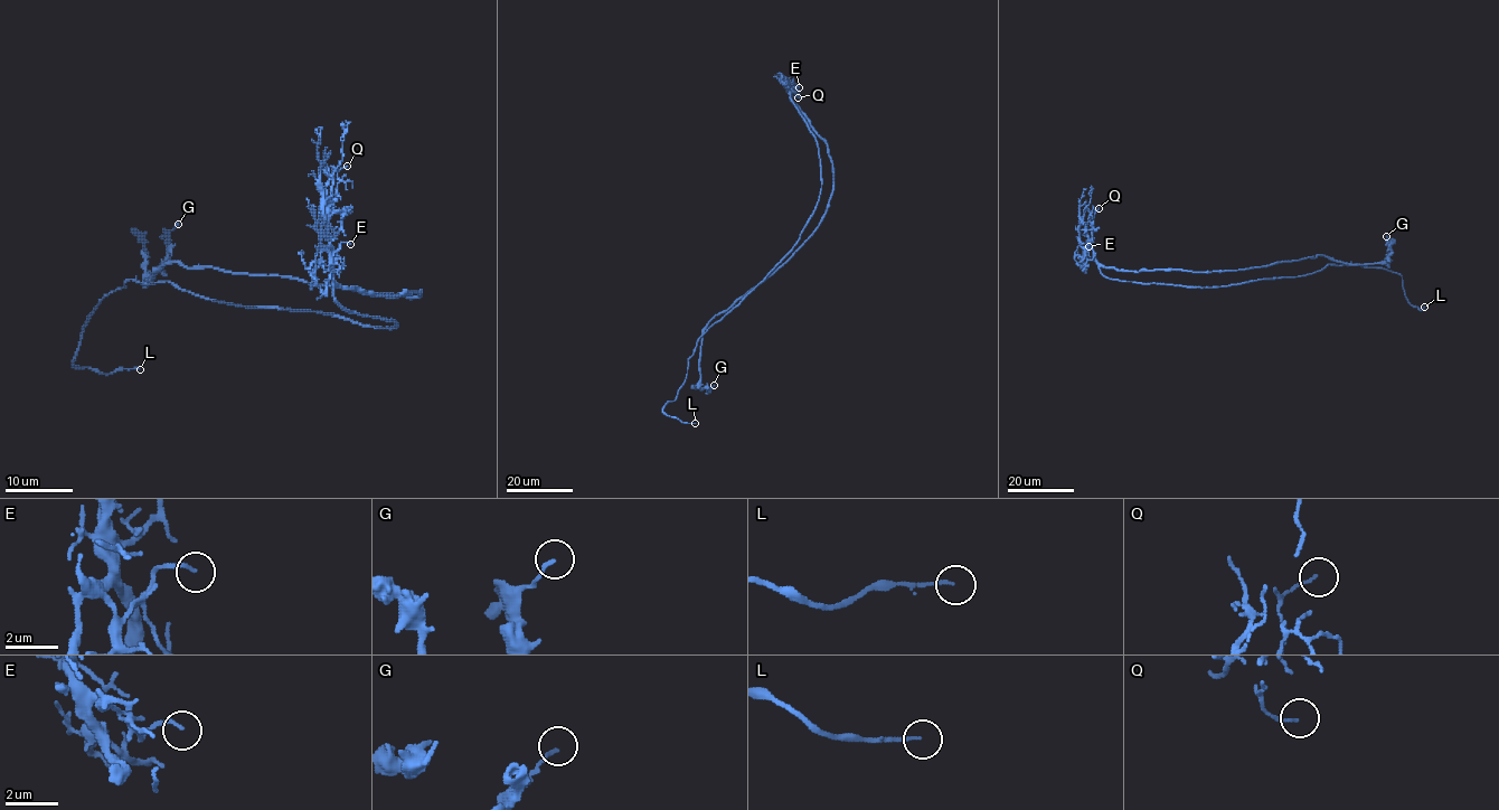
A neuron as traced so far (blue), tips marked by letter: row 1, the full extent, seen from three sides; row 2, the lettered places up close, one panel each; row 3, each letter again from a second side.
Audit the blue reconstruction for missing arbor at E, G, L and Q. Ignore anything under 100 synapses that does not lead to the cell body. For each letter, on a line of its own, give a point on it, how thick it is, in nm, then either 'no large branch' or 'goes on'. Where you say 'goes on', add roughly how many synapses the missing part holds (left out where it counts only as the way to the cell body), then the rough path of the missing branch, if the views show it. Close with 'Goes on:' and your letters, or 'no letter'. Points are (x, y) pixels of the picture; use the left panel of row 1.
E: (350, 244) | 110 nm | no large branch
G: (178, 224) | 120 nm | no large branch
L: (140, 369) | 100 nm | goes on | (140, 369), (147, 369), (165, 386)
Q: (347, 166) | 80 nm | no large branch
Goes on: L

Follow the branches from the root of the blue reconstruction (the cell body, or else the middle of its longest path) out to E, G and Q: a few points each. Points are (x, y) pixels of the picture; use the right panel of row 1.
E: (1119, 281), (1101, 272), (1094, 253), (1089, 247), (1084, 251), (1089, 246)
G: (1119, 281), (1105, 276), (1100, 267), (1223, 272), (1317, 255), (1353, 264), (1386, 263), (1391, 254), (1386, 236)
Q: (1119, 281), (1101, 272), (1090, 245), (1099, 208)

